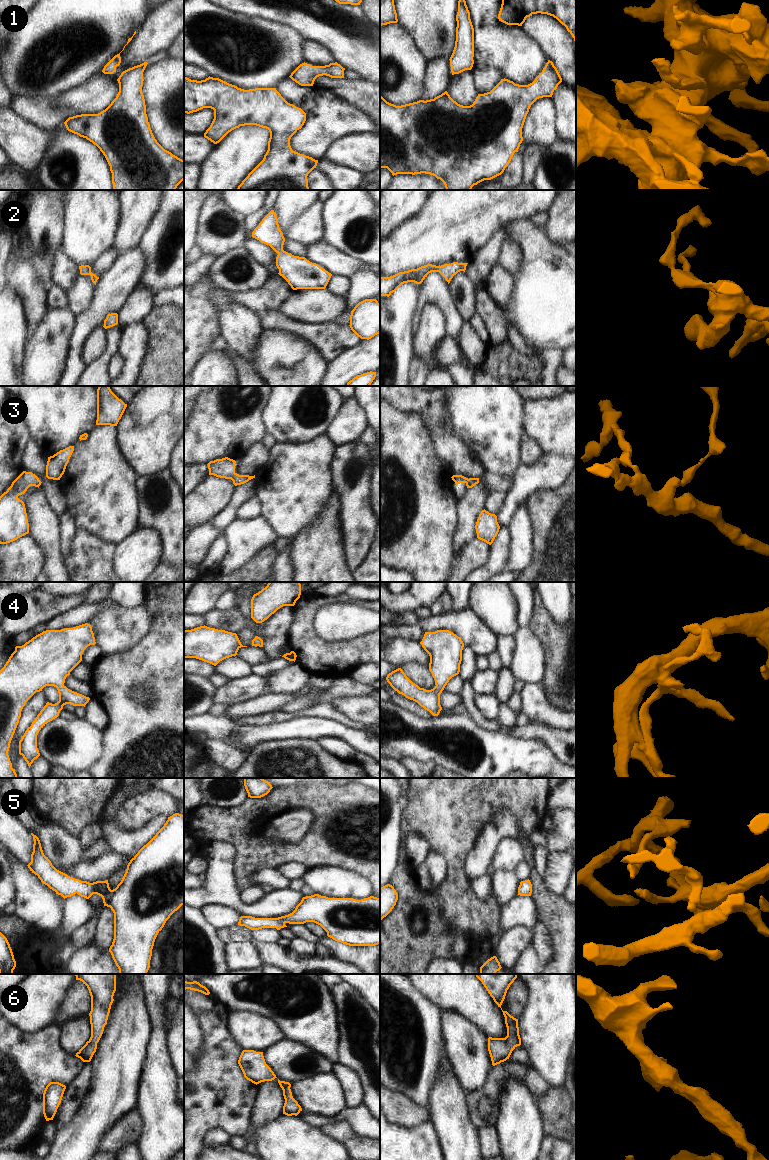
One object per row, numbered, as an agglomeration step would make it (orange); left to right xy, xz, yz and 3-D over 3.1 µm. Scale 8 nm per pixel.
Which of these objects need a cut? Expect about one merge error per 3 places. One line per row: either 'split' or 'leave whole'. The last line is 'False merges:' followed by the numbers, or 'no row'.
1: leave whole
2: leave whole
3: leave whole
4: leave whole
5: leave whole
6: leave whole
False merges: no row

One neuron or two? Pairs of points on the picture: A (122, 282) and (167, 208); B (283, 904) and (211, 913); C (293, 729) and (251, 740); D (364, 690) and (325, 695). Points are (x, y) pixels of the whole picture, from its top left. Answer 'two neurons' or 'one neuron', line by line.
A: two neurons
B: two neurons
C: one neuron
D: one neuron

